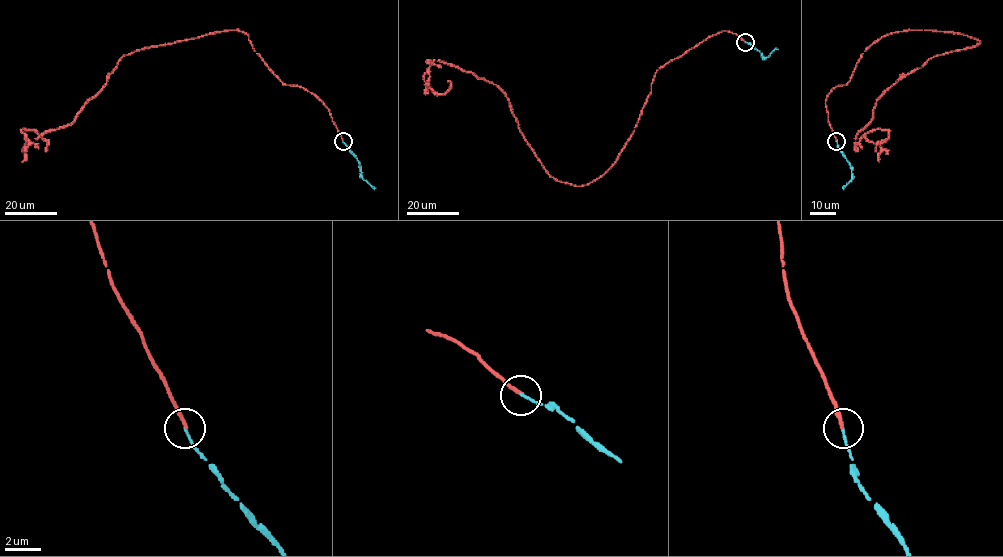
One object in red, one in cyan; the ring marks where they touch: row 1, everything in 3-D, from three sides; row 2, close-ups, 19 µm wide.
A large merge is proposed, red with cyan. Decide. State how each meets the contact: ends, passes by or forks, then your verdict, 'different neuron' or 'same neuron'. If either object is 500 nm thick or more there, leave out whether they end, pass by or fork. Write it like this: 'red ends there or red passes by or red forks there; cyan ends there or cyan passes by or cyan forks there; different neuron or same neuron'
red ends there; cyan ends there; same neuron

